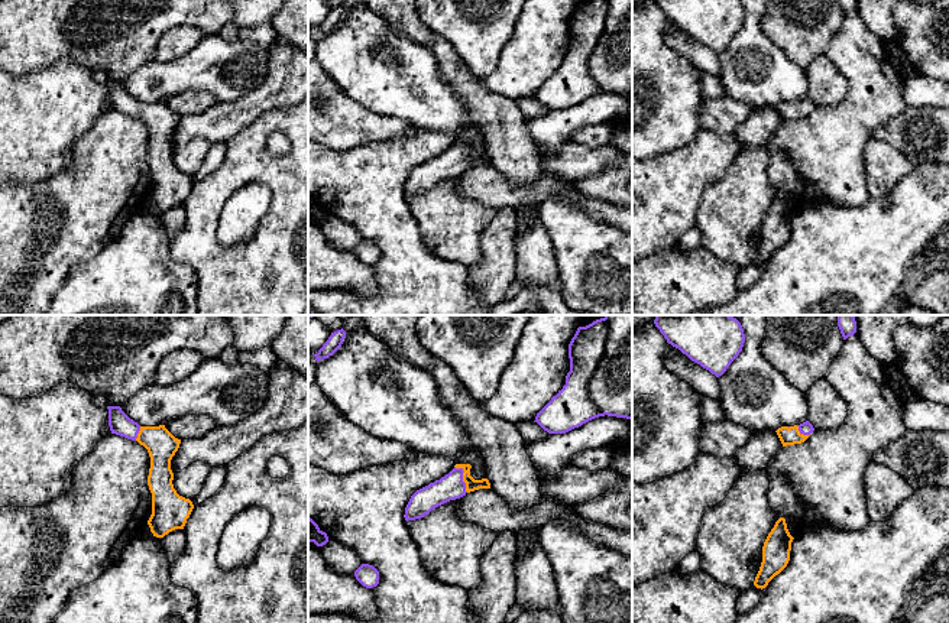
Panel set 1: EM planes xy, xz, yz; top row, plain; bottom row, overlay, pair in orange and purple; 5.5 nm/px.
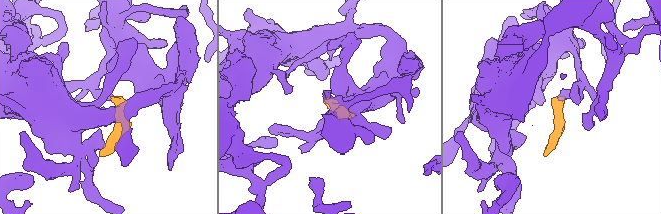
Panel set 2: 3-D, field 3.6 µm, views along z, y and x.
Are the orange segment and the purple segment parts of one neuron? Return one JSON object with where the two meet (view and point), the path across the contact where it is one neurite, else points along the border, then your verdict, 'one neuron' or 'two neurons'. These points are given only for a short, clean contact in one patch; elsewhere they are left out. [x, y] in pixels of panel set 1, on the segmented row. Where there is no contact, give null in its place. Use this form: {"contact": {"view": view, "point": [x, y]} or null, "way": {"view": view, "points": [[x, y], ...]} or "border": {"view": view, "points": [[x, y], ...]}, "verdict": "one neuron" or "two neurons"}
{"contact": {"view": "xz", "point": [463, 477]}, "way": {"view": "xz", "points": [[472, 484], [463, 477], [452, 486]]}, "verdict": "one neuron"}

